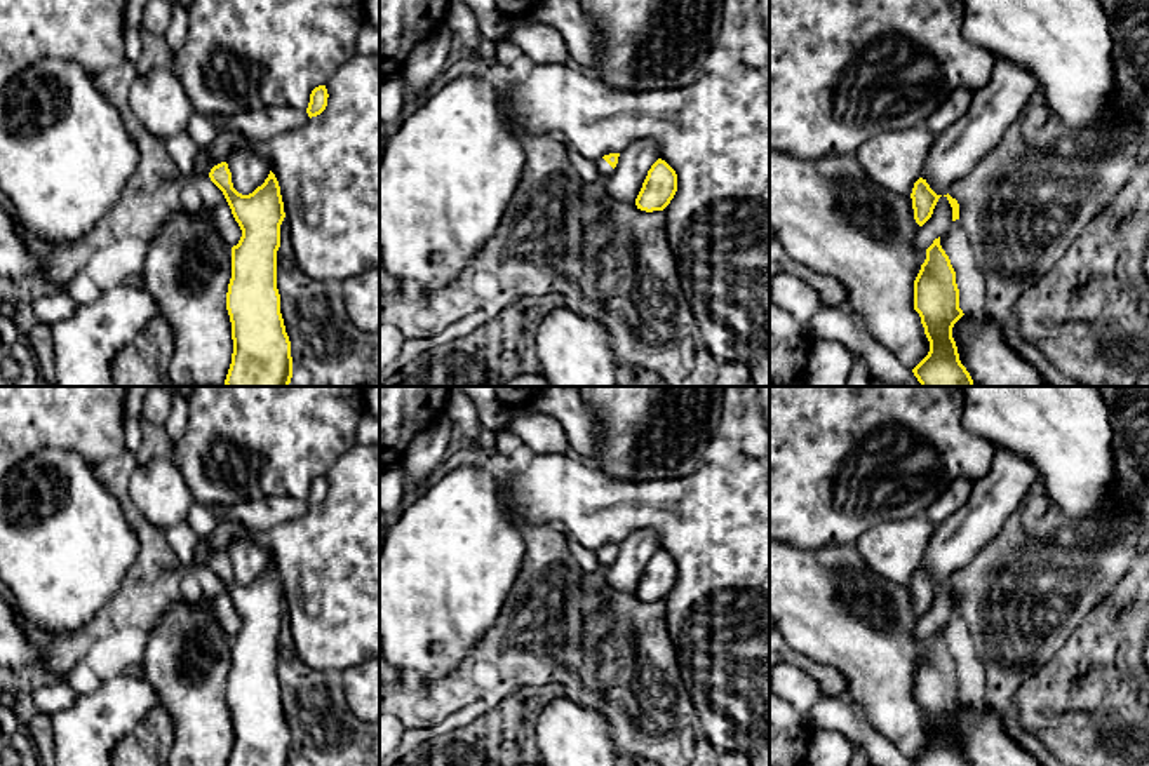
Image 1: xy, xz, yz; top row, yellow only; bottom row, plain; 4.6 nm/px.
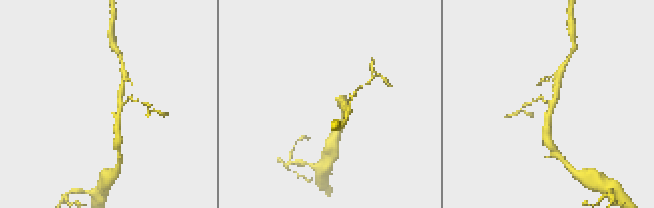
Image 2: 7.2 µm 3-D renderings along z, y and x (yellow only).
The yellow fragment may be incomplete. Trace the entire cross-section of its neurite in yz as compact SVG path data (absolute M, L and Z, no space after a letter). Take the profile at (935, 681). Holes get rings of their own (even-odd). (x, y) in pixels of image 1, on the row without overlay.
M940 627L926 639L914 670L914 700L930 731L928 745L912 759L914 766L970 766L952 728L952 717L964 703L959 698L956 662Z

